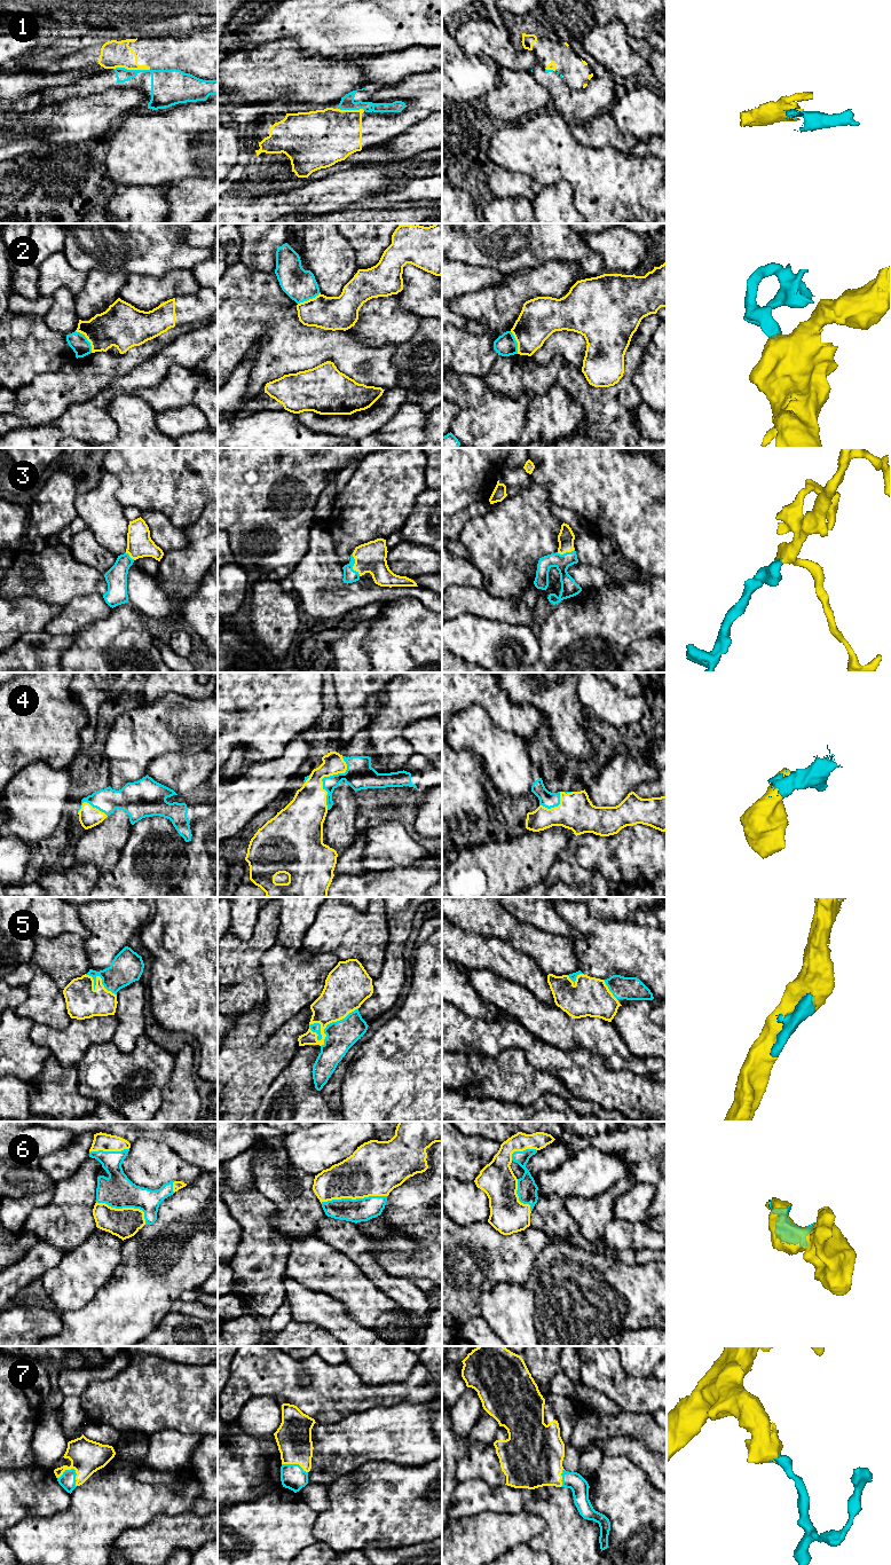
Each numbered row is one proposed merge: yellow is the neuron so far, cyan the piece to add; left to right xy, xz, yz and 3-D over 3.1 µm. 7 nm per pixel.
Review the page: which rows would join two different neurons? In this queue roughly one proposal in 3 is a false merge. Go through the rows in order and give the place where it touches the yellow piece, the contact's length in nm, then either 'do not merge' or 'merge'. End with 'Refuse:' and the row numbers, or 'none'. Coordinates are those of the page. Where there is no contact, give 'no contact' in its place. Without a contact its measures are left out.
1: xy (132, 69) | 260 nm | do not merge
2: xy (87, 339) | 200 nm | do not merge
3: xz (354, 565) | 170 nm | merge
4: xz (325, 776) | 400 nm | merge
5: xz (331, 1022) | 380 nm | merge
6: xz (353, 1198) | 460 nm | merge
7: xy (66, 1469) | 150 nm | merge
Refuse: 1, 2

